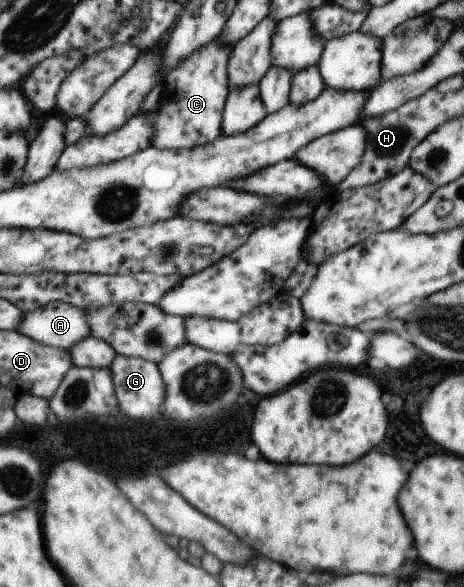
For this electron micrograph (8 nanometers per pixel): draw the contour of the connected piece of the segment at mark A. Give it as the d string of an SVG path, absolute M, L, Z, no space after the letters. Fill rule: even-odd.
M62 301L30 311L16 331L34 341L67 350L92 336L88 313Z

